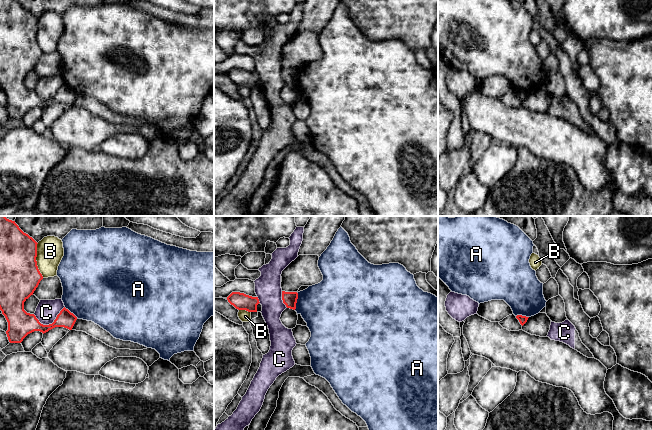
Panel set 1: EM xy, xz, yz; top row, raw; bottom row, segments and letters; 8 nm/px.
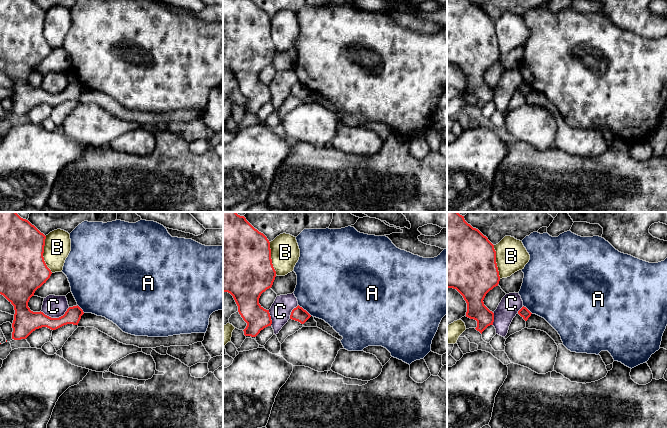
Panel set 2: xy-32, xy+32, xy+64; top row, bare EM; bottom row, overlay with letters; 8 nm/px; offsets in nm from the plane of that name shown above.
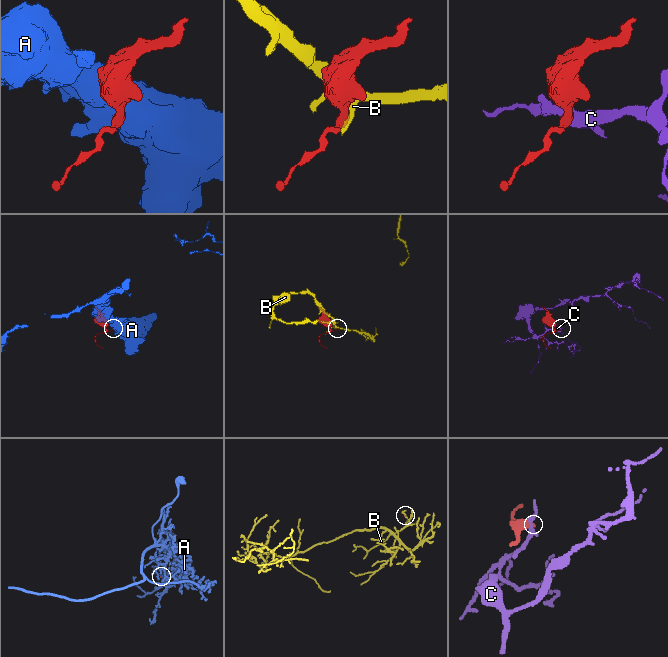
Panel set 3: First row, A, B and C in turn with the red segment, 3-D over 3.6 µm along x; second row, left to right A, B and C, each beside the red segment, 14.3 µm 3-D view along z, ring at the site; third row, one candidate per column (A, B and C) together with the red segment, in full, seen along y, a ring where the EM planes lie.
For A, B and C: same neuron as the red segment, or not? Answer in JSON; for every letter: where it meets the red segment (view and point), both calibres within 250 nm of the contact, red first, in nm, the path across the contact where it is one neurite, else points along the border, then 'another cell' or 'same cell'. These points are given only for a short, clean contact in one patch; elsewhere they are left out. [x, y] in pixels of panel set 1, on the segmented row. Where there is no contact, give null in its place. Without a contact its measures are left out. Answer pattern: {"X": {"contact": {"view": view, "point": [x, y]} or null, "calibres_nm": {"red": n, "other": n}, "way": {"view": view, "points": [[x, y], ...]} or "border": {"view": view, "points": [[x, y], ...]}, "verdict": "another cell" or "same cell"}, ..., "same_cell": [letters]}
{"A": {"contact": {"view": "xz", "point": [296, 301]}, "calibres_nm": {"red": 110, "other": 400}, "verdict": "another cell"}, "B": {"contact": {"view": "xy", "point": [35, 260]}, "calibres_nm": {"red": 320, "other": 220}, "verdict": "another cell"}, "C": {"contact": {"view": "xy", "point": [50, 324]}, "calibres_nm": {"red": 200, "other": 180}, "border": {"view": "xy", "points": [[64, 306], [56, 318], [48, 324], [42, 324], [33, 314]]}, "verdict": "another cell"}, "same_cell": []}

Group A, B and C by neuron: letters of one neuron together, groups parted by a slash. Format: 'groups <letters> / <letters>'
groups A / B / C

